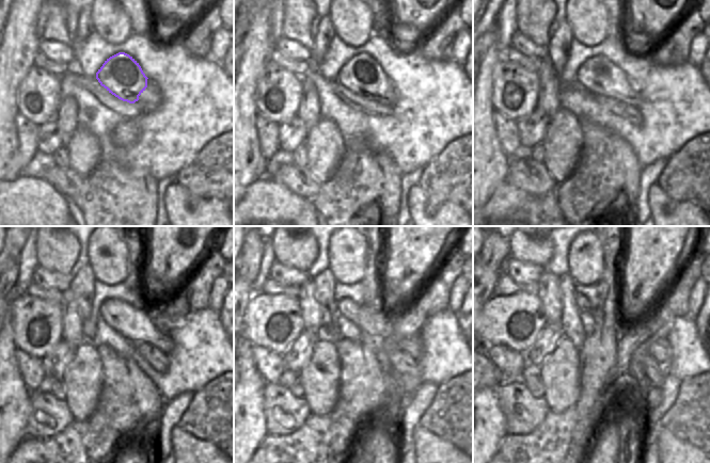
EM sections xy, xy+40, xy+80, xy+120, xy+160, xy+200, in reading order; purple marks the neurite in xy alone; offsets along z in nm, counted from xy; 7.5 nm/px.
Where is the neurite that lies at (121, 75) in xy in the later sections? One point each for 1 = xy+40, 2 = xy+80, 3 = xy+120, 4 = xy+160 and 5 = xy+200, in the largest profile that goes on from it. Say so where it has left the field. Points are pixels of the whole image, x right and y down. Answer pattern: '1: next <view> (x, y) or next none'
1: next xy+40 (362, 76)
2: next xy+80 (598, 75)
3: next xy+120 (133, 323)
4: next xy+160 (372, 321)
5: next xy+200 (659, 348)

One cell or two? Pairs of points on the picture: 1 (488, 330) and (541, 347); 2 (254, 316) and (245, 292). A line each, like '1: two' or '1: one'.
1: two
2: two

